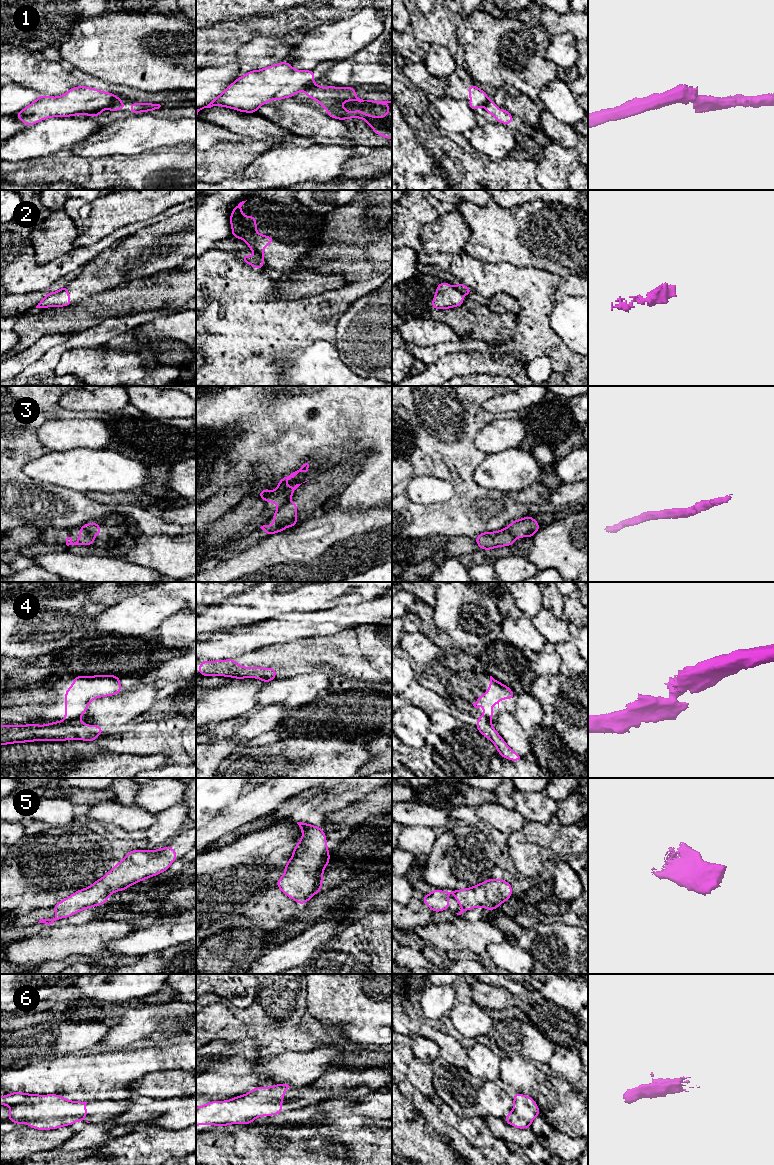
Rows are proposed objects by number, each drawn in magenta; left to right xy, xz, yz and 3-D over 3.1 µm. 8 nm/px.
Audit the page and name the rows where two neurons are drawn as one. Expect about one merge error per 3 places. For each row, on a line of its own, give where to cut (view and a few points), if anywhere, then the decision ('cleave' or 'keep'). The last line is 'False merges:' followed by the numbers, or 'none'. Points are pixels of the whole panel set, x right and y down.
1: cut xy (120, 99), (117, 99), (109, 106); cleave
2: cut yz (454, 286), (461, 293); cleave
3: cut yz (507, 527), (515, 539); cleave
4: cut xy (77, 718), (65, 720); cleave
5: cut none; keep
6: cut none; keep
False merges: 1, 2, 3, 4

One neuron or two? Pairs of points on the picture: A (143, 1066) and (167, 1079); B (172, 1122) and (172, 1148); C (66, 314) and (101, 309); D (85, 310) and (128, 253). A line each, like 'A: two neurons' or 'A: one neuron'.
A: two neurons
B: two neurons
C: one neuron
D: two neurons

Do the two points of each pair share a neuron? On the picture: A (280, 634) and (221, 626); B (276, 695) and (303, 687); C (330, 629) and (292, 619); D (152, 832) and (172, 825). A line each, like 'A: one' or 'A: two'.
A: two
B: one
C: one
D: one

